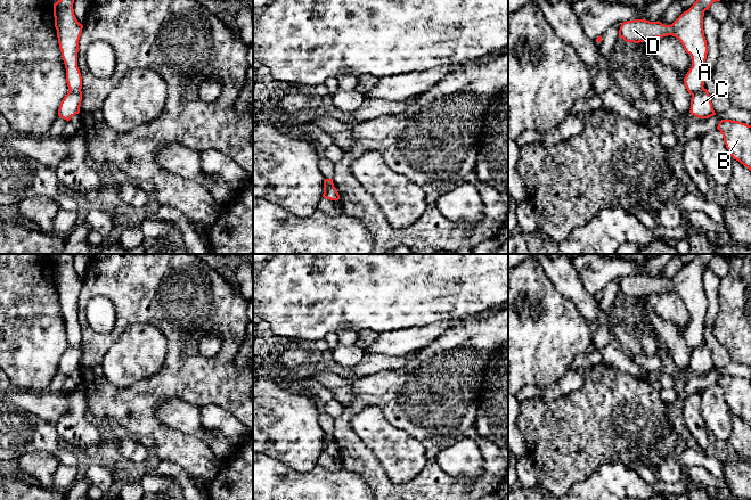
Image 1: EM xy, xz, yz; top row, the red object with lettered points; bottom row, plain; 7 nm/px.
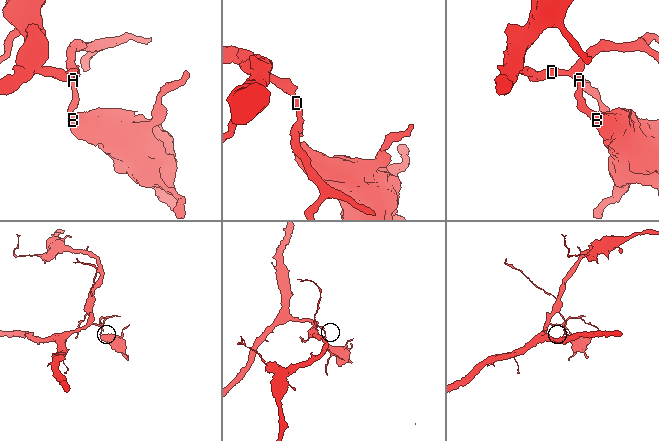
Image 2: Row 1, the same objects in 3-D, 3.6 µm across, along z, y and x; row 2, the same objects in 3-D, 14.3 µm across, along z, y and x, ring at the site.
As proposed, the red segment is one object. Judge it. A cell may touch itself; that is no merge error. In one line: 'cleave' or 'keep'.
cleave

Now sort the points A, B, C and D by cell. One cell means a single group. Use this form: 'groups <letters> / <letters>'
groups A D / B C

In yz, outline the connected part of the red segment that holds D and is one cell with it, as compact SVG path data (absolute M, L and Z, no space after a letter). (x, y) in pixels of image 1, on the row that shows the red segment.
M696 0L671 25L646 19L623 22L619 30L619 36L626 42L634 43L667 35L676 36L692 57L692 67L684 77L684 83L687 91L693 95L704 85L708 46L703 30L703 16L704 11L716 1L720 0Z

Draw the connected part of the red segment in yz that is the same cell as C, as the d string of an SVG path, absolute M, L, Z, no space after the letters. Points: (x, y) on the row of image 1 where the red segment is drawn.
M704 88L692 95L689 109L692 115L700 118L709 118L716 115L710 95Z

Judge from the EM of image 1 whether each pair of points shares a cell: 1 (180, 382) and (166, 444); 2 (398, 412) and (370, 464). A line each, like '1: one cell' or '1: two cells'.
1: one cell
2: one cell

